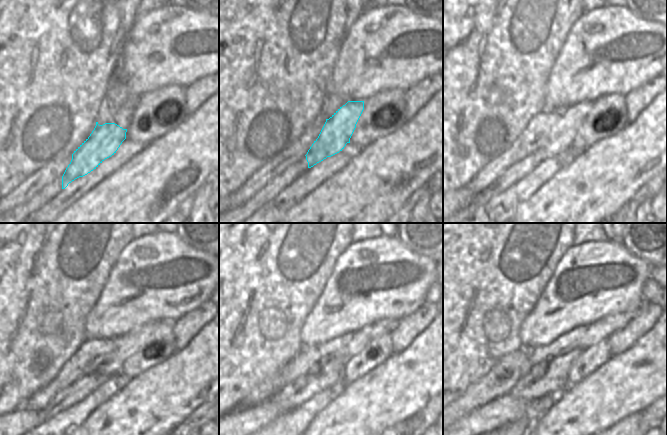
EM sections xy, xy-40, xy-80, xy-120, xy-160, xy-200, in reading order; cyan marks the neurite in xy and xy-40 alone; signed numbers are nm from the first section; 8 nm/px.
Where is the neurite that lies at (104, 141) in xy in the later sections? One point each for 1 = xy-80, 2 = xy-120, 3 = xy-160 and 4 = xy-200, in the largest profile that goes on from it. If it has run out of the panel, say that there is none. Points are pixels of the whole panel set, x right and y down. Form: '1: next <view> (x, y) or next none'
1: next xy-80 (561, 136)
2: next xy-120 (126, 345)
3: next xy-160 (361, 338)
4: next xy-200 (602, 329)

